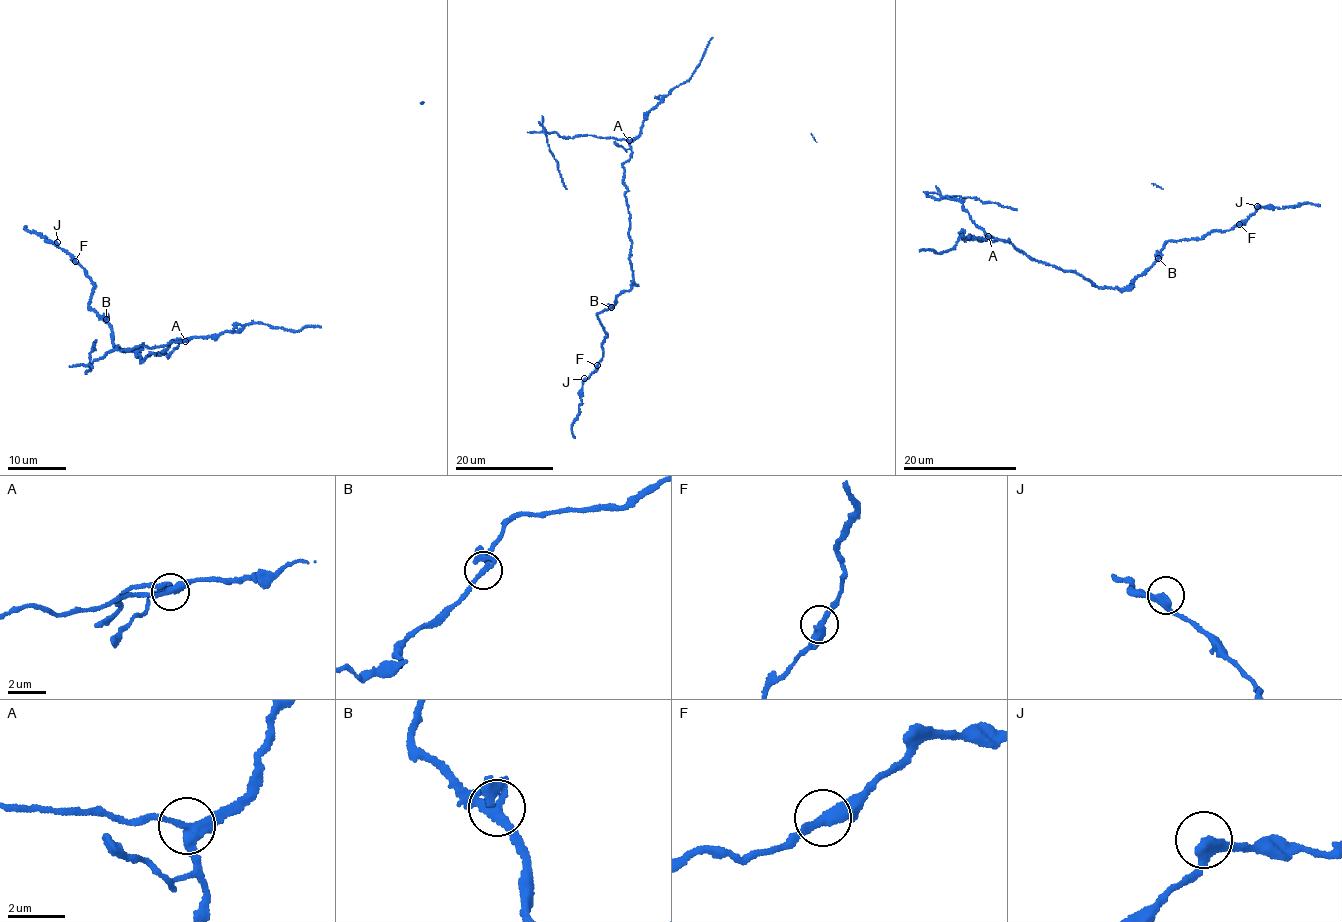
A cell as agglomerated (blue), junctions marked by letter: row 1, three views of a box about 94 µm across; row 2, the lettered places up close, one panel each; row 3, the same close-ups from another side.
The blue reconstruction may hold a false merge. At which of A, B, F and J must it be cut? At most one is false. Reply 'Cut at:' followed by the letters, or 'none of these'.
Cut at: A

